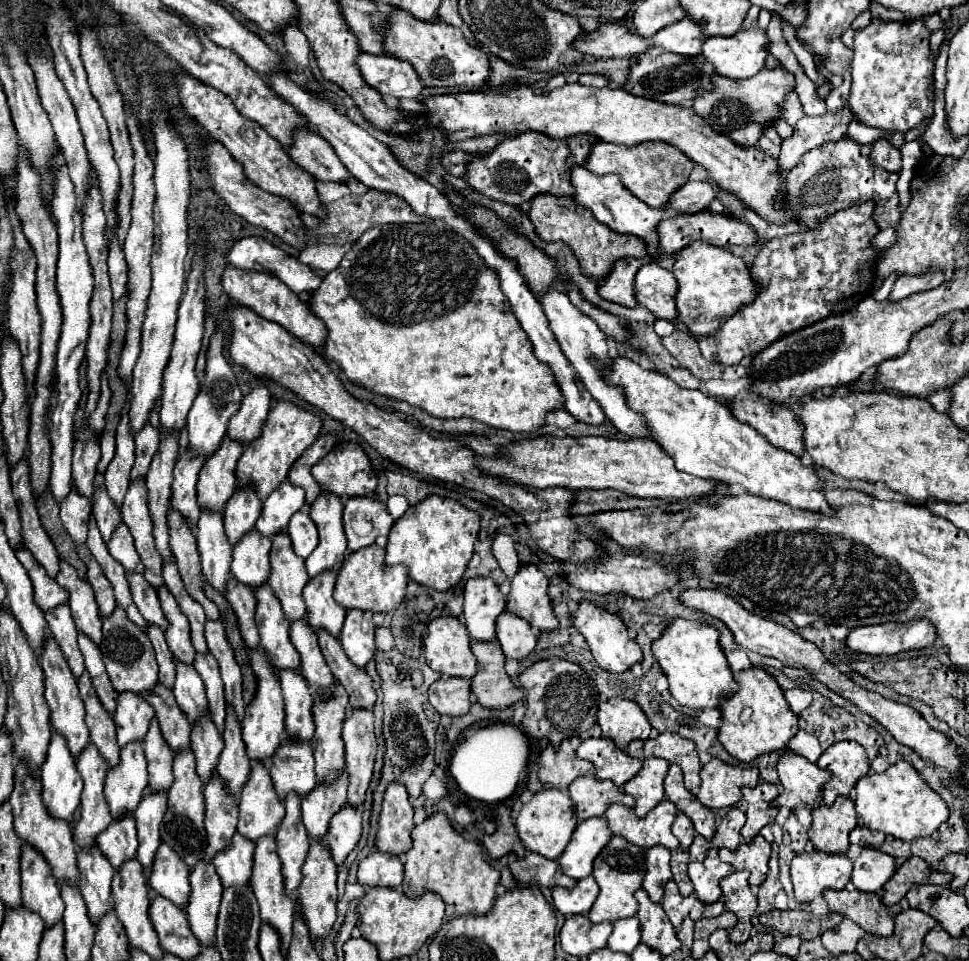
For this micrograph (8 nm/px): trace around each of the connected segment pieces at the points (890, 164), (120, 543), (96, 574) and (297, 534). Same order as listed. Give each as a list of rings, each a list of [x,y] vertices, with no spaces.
[[[878,138],[878,140],[872,142],[870,164],[872,166],[880,166],[880,168],[890,170],[890,172],[899,173],[900,168],[902,168],[900,152],[886,138]]]
[[[120,524],[112,536],[112,540],[108,542],[108,550],[110,554],[124,566],[126,574],[142,574],[144,566],[140,562],[140,556],[134,548],[134,538],[130,536],[126,524]]]
[[[78,546],[78,556],[82,558],[82,562],[88,568],[88,574],[86,574],[88,582],[94,588],[94,596],[96,596],[100,614],[102,614],[102,618],[106,618],[106,616],[110,616],[116,610],[116,600],[114,600],[110,582],[106,580],[106,576],[102,574],[100,564],[94,560],[94,556],[90,556],[90,550],[86,546]]]
[[[306,510],[296,512],[288,524],[288,536],[292,540],[292,548],[300,558],[308,558],[312,550],[318,546],[318,530]]]

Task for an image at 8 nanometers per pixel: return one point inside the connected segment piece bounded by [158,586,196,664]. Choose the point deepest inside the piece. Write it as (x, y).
(178, 635)

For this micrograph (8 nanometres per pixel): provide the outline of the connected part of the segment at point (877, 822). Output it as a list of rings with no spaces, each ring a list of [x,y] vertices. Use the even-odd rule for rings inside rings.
[[[898,760],[882,774],[868,774],[866,778],[860,778],[854,788],[856,812],[862,818],[864,826],[870,830],[880,830],[900,840],[914,840],[920,836],[930,836],[942,822],[948,820],[946,802],[906,760]]]

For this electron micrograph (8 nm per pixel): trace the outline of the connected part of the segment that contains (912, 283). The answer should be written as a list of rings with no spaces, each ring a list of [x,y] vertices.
[[[928,272],[926,276],[898,276],[888,300],[890,302],[904,300],[916,292],[928,292],[928,290],[940,286],[942,282],[944,282],[942,272]]]

